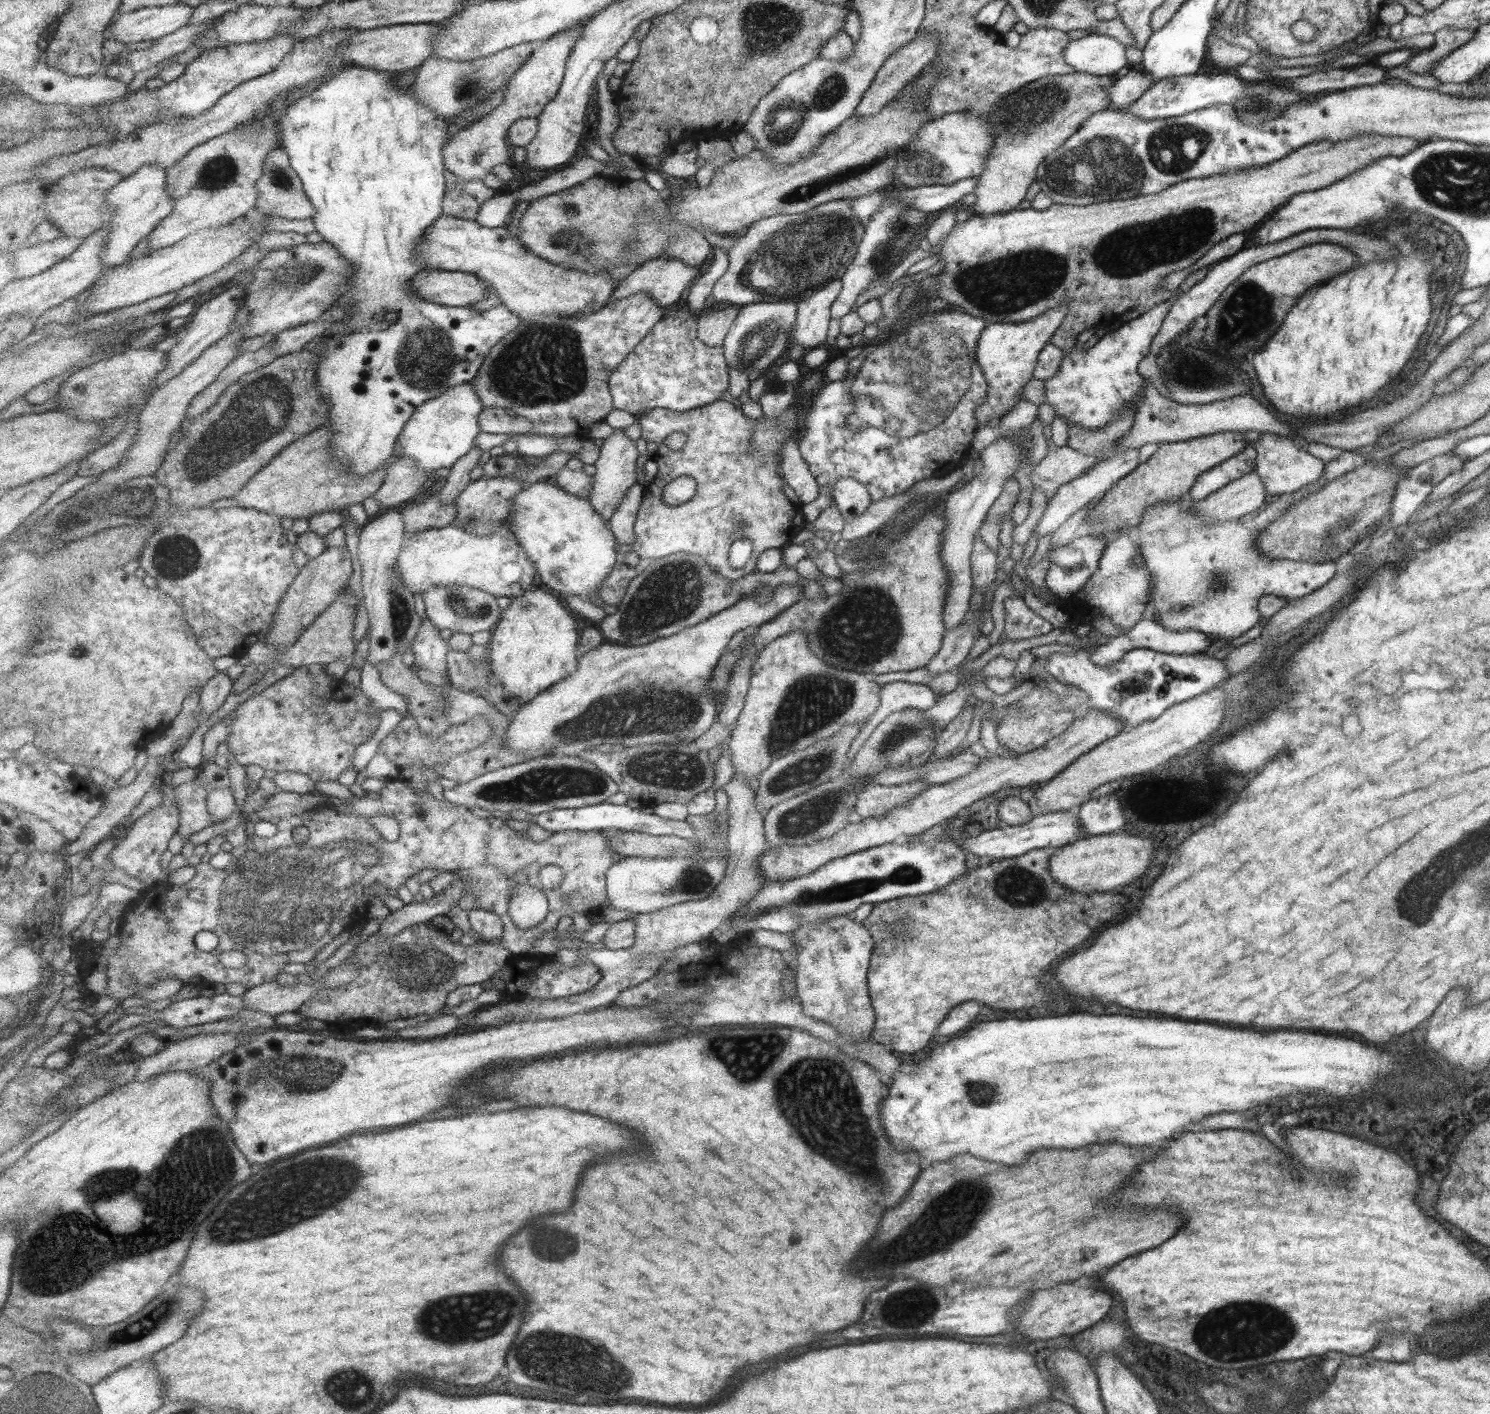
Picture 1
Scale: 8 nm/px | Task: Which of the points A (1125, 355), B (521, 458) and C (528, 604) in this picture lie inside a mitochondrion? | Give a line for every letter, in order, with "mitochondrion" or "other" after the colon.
A: other
B: other
C: other

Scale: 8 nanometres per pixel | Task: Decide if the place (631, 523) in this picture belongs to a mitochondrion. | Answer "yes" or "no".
no

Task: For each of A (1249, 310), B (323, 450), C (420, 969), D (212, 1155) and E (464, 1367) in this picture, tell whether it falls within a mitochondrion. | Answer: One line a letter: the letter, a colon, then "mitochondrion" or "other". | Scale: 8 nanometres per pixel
A: mitochondrion
B: other
C: mitochondrion
D: mitochondrion
E: mitochondrion

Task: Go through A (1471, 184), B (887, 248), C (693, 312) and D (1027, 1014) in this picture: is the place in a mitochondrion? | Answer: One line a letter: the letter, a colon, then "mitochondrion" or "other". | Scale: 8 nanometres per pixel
A: mitochondrion
B: mitochondrion
C: other
D: other

